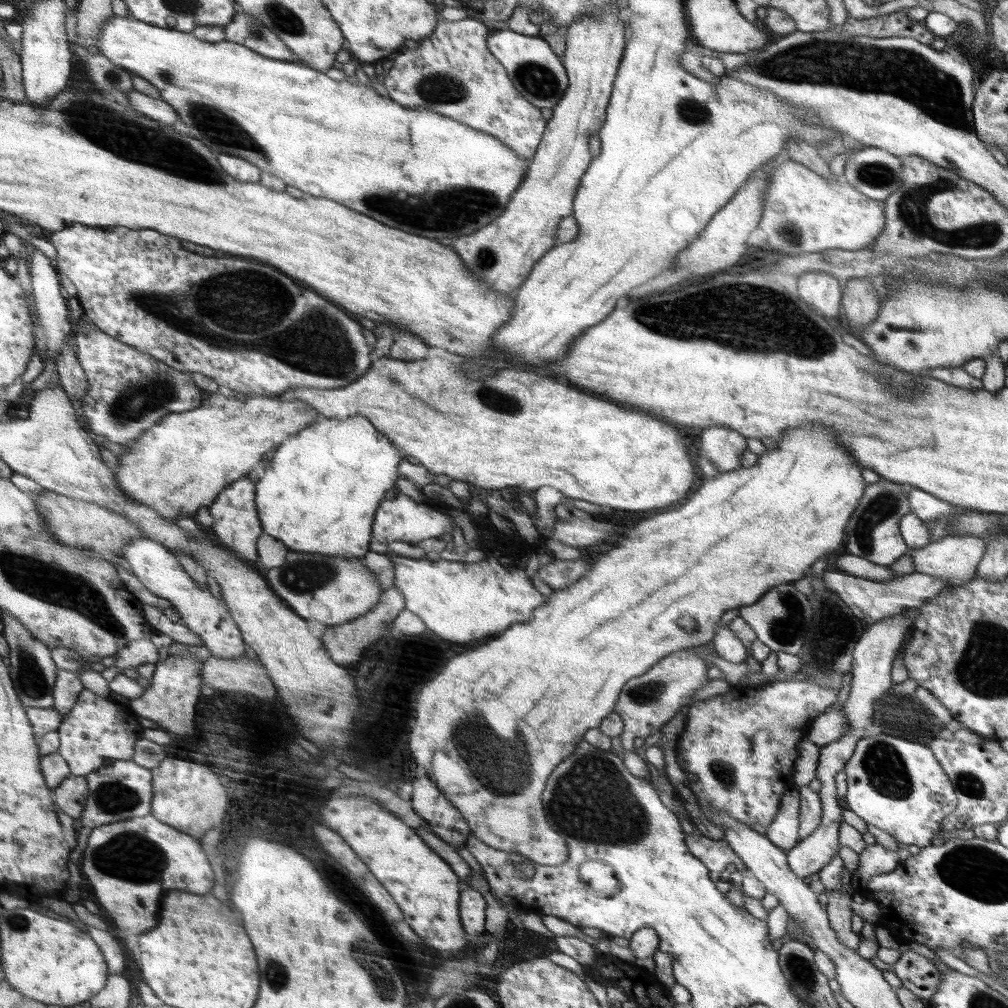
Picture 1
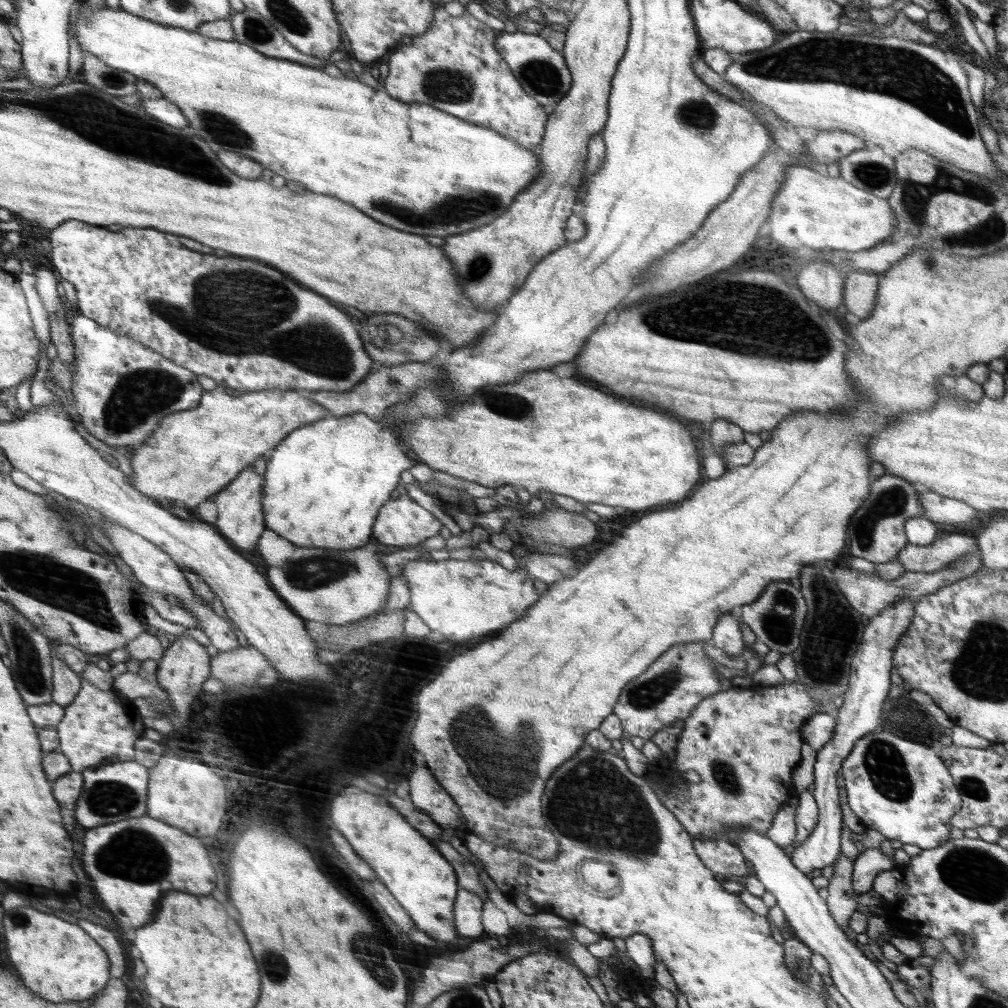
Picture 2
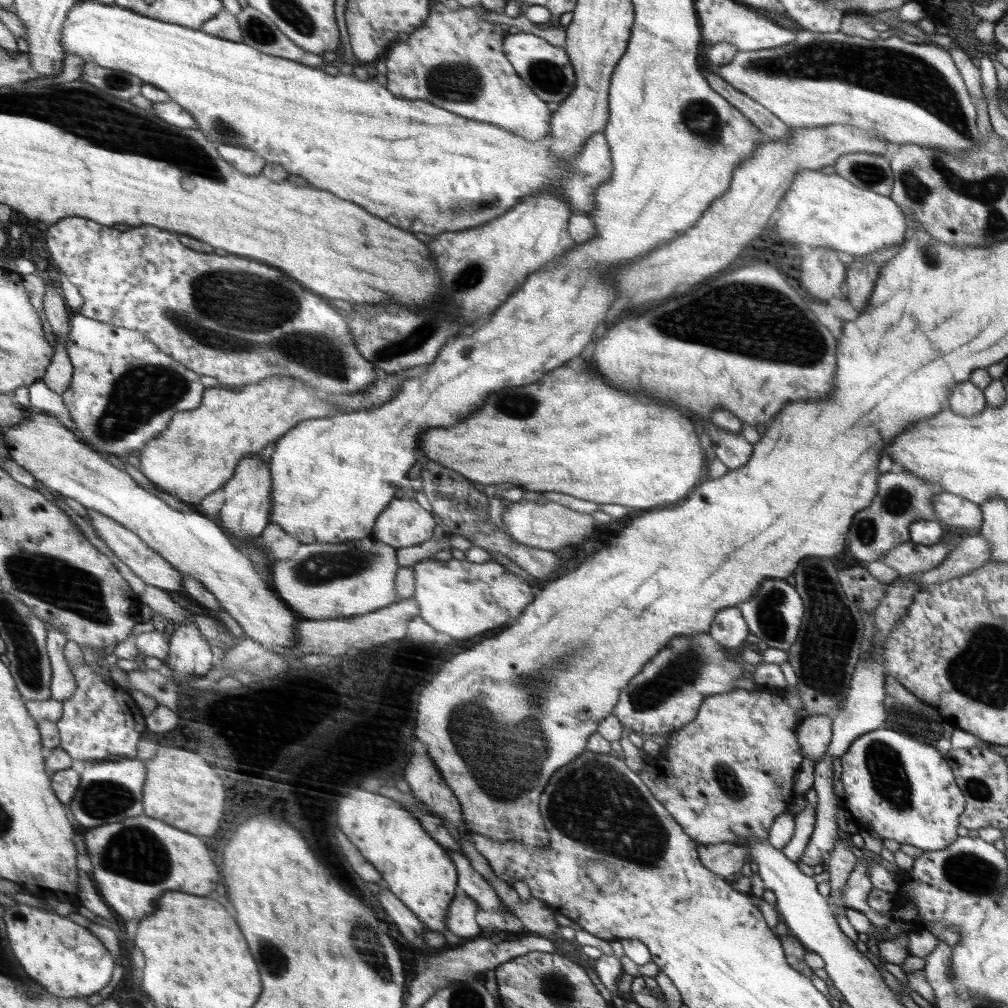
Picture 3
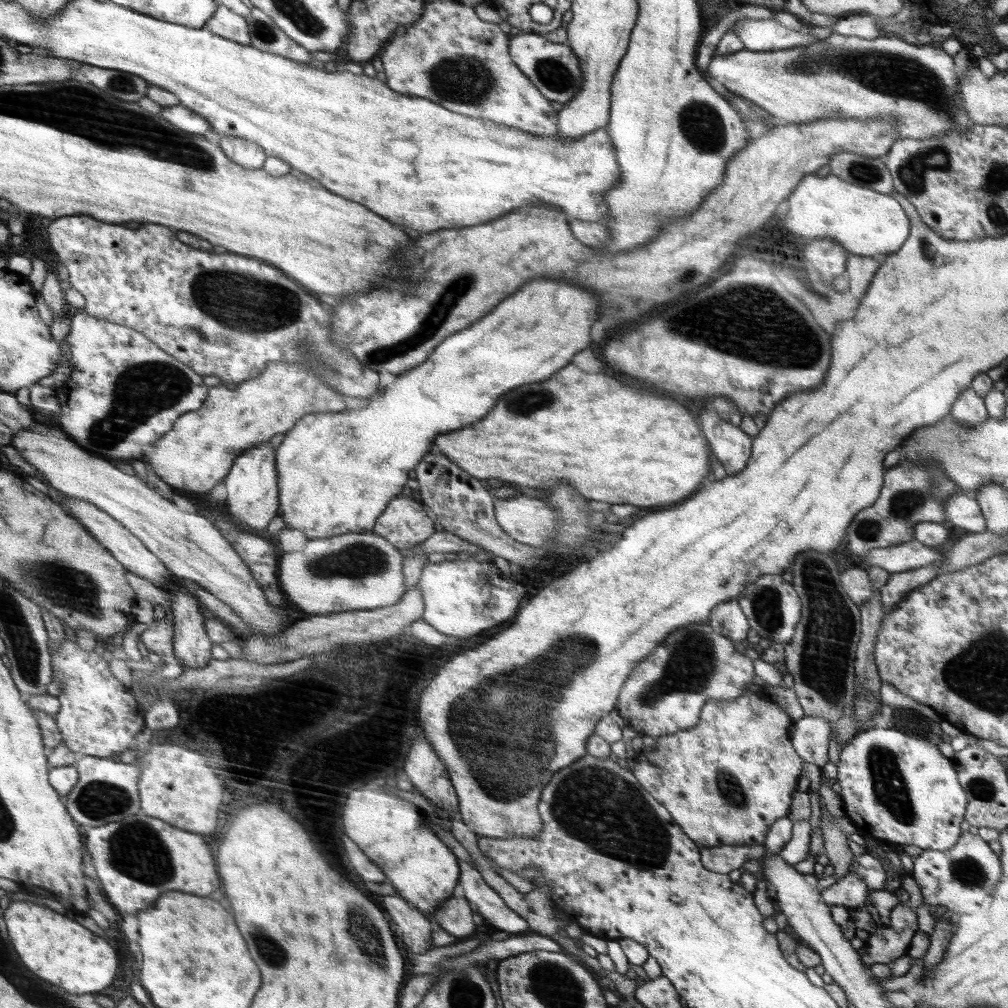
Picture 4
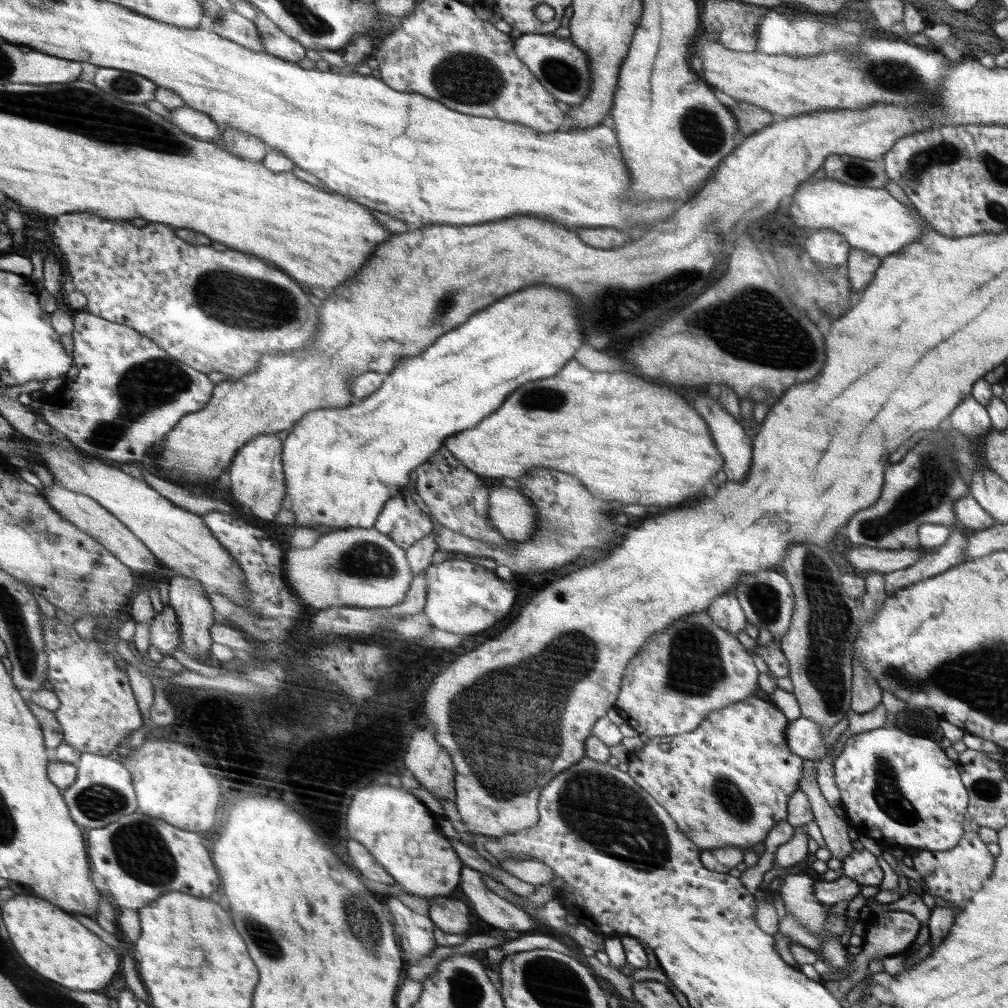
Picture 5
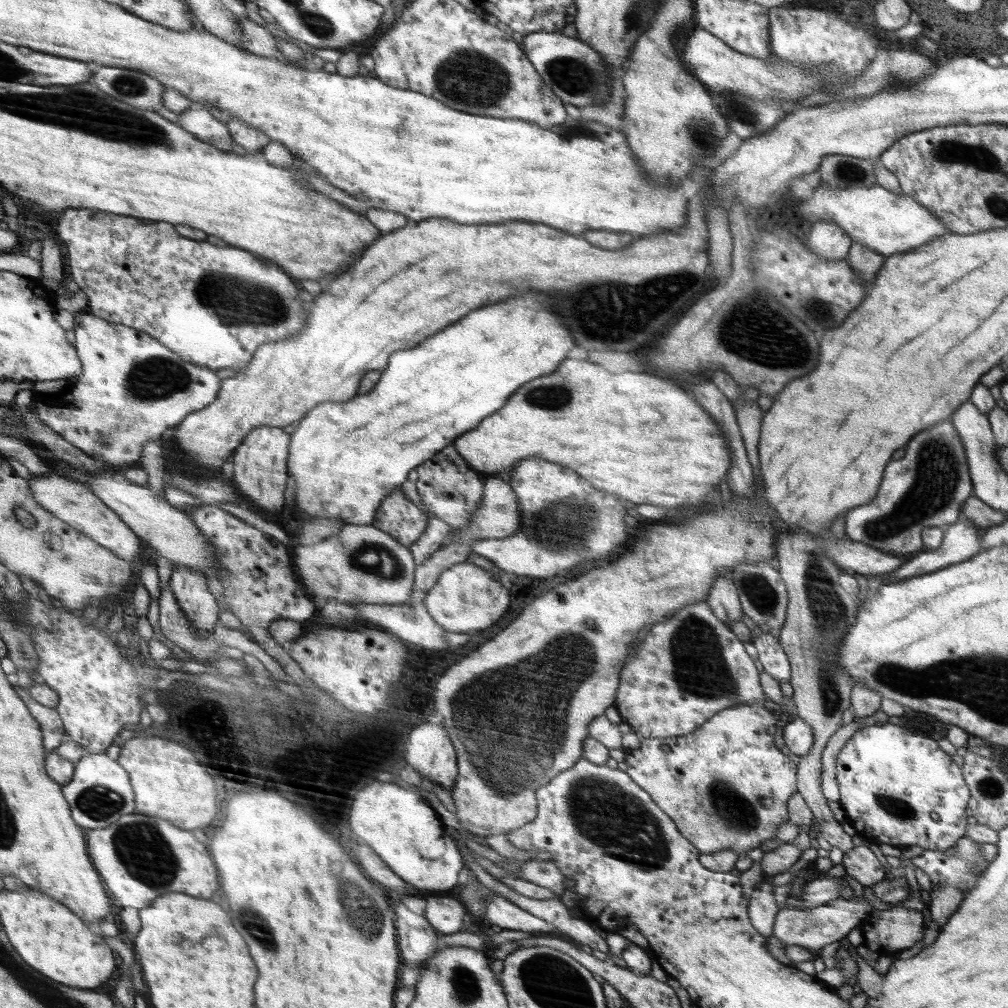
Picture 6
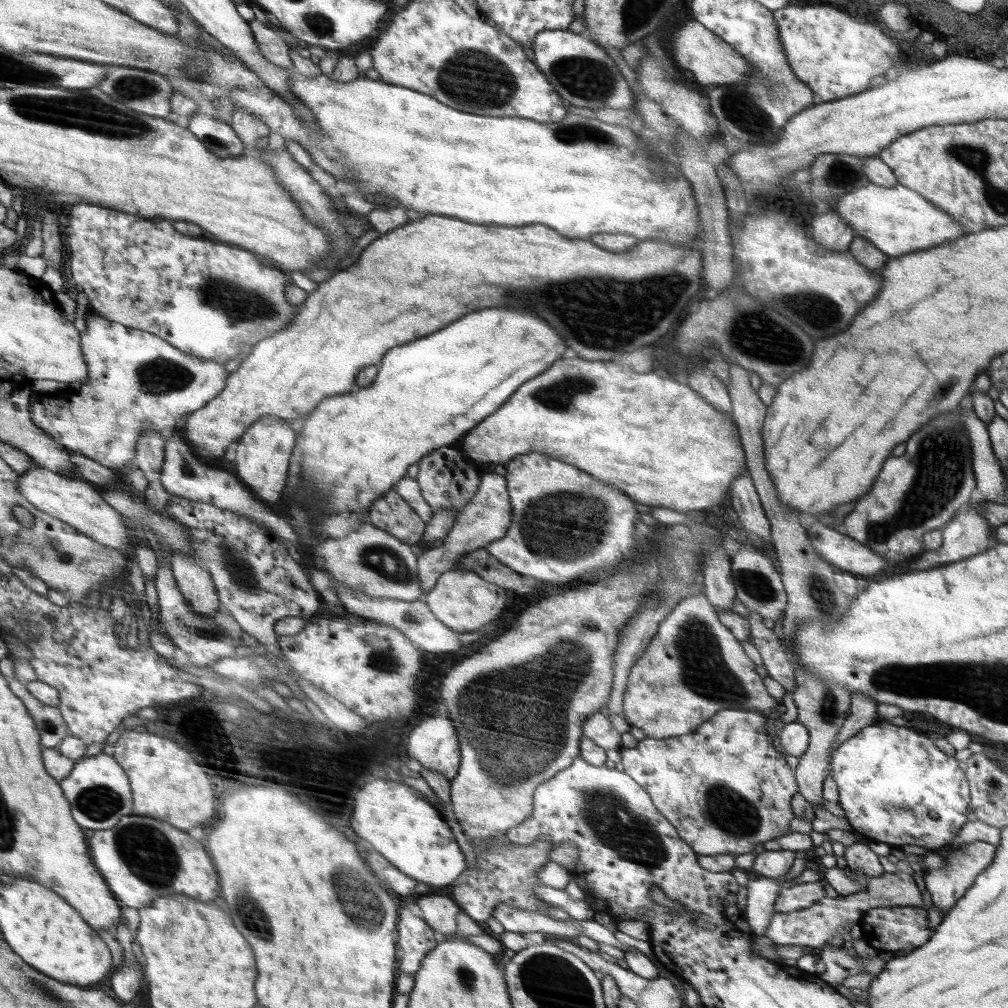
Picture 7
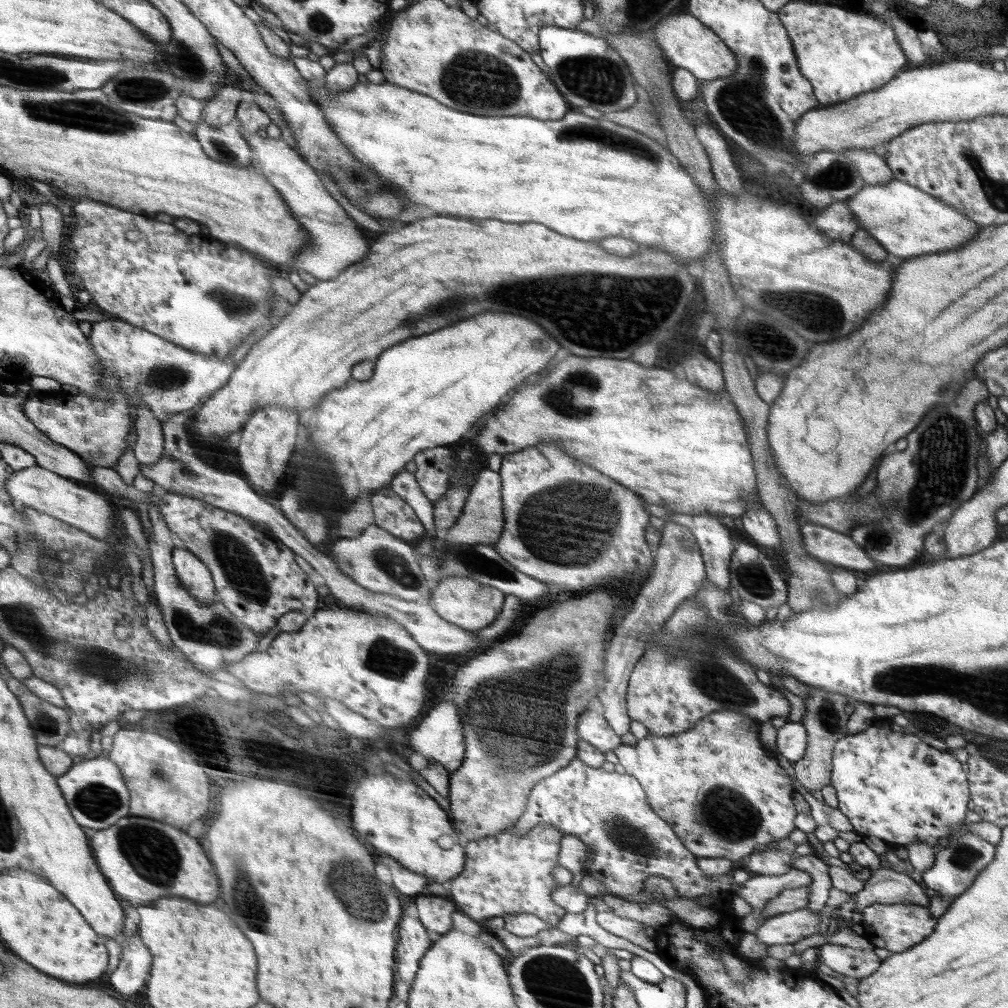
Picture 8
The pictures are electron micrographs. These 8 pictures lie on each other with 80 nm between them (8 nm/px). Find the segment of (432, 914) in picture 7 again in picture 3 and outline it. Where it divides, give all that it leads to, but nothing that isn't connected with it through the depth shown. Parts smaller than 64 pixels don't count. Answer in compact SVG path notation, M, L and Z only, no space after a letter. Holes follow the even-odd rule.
M468 895L457 896L447 911L447 928L458 936L474 936L481 932L476 922L477 902Z

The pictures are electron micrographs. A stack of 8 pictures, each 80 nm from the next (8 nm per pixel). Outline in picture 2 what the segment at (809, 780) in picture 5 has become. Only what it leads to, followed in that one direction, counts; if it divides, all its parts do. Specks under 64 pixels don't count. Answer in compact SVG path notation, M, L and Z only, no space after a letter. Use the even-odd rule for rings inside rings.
M840 853L833 864L833 877L827 886L826 900L829 901L830 912L842 929L846 928L850 916L858 908L853 895L853 862Z

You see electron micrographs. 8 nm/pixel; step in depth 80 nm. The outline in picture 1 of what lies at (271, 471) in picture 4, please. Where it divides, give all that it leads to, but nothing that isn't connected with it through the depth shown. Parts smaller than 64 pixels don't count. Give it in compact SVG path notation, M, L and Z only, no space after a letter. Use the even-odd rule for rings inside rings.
M248 475L245 478L236 480L215 500L214 505L210 508L214 517L214 536L218 538L222 546L234 552L234 555L254 562L257 559L256 541L260 535L263 535L260 519L256 513L256 490L255 484L250 481Z

